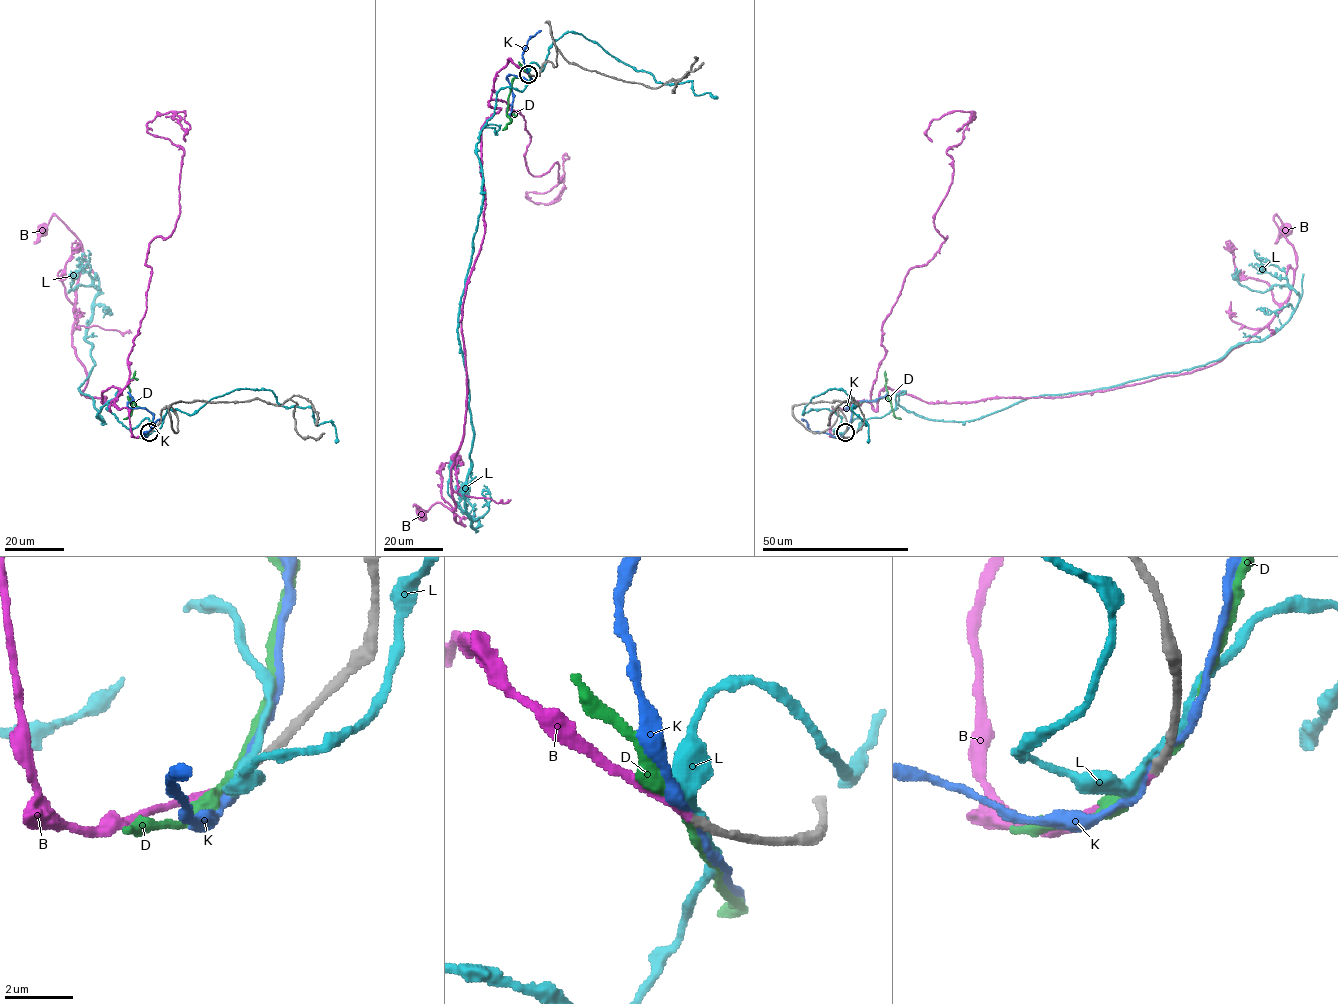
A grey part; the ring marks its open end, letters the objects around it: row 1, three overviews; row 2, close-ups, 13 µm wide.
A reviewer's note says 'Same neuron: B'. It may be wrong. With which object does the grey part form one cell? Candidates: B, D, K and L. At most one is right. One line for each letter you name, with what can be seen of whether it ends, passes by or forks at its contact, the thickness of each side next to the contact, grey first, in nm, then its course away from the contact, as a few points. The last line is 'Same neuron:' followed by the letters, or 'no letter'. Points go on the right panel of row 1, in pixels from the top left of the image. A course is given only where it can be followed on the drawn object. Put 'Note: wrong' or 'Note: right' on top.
Note: right
B: it ends | 240/200 nm | via (845, 432), (835, 408), (874, 410), (885, 387), (1070, 396), (1215, 364), (1289, 297), (1274, 217), (1284, 229)
Same neuron: B

